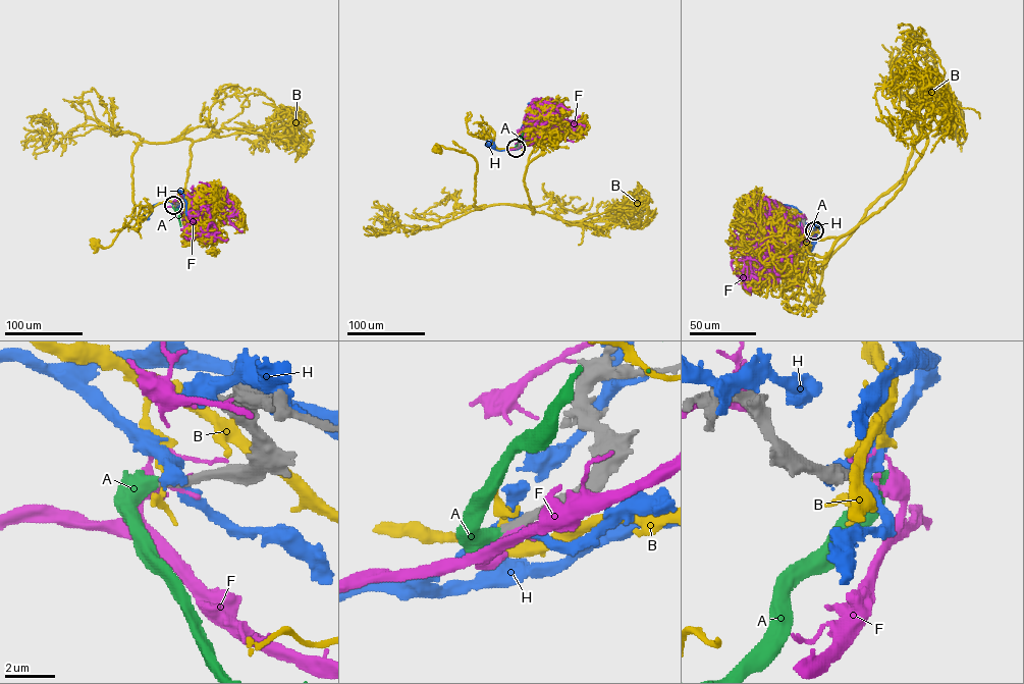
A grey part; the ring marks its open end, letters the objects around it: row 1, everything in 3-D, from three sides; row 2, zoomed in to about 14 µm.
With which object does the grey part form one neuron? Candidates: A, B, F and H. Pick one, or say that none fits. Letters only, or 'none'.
A

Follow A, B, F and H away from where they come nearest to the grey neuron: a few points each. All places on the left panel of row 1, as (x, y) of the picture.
A: (173, 205), (180, 225)
B: (173, 205), (199, 220), (181, 197), (192, 142), (141, 143), (131, 157), (135, 215), (110, 245), (95, 245)
F: (174, 205), (185, 209), (193, 221), (204, 209), (208, 214), (220, 210), (230, 223), (241, 225)
H: (174, 205), (172, 202), (184, 203), (177, 191), (180, 191), (186, 202), (186, 215)

